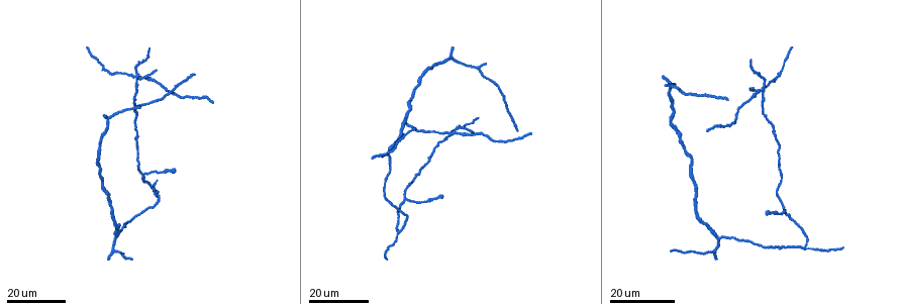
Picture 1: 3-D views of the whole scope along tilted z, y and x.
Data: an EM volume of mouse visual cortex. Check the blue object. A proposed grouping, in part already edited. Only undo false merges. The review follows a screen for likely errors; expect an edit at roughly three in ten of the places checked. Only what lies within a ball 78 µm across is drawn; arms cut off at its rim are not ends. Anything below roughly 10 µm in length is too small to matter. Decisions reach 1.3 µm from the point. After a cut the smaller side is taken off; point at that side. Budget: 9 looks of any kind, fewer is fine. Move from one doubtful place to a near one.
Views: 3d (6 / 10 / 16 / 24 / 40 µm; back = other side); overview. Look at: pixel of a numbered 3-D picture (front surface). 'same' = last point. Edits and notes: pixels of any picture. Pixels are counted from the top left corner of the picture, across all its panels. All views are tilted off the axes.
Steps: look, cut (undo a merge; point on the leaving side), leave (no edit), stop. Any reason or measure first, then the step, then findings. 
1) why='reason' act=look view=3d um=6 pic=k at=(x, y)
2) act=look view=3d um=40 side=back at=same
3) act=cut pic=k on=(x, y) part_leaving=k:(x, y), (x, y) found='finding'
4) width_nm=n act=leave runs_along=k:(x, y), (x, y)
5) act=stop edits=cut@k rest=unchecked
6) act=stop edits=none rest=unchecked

why='two arms in line, one across' act=look view=3d um=24 pic=1 at=(143, 174)

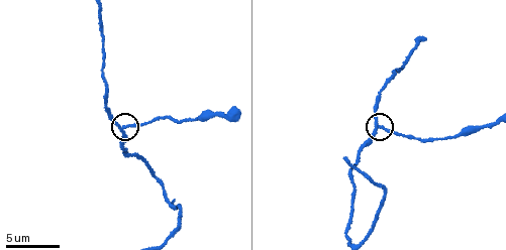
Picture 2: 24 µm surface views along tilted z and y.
act=look view=3d um=10 pic=2 at=(123, 127)

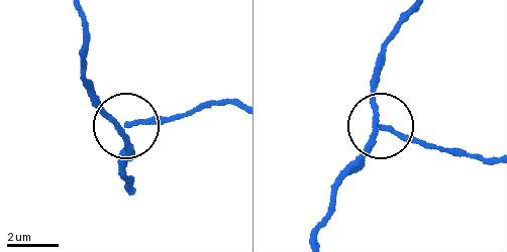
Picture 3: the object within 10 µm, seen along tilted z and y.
side_arm_um=15 act=cut pic=3 on=(162, 124) part_leaving=3:(124, 129), (231, 104) found='a second neuron is stuck on'

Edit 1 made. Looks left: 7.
why='thin arm on a thick one' act=look view=3d um=10 pic=2 at=(172, 205)

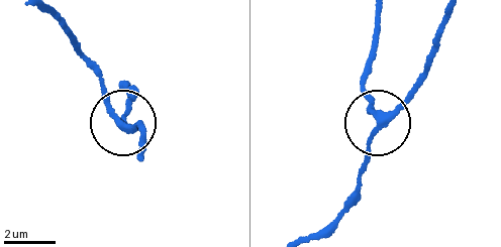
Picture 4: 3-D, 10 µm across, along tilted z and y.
width_nm=220 act=leave runs_along=4:(451, 14), (420, 86), (371, 140), (361, 196) found='all the same neuron'

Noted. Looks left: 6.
why='two arms in line, one across' act=look view=3d um=16 pic=1 at=(719, 237)

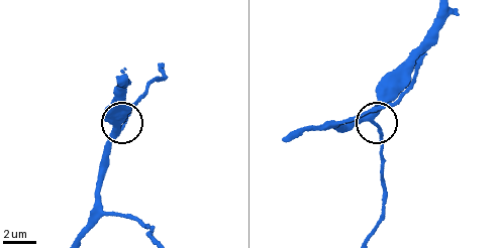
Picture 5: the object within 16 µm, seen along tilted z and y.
act=look view=3d um=10 pic=5 at=(114, 133)

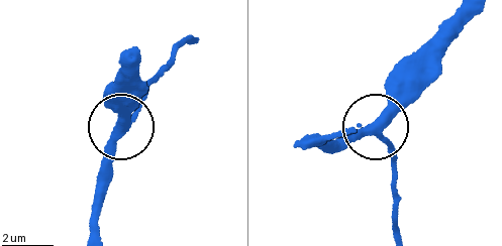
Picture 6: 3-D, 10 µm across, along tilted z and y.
act=look view=3d um=10 side=back pic=6 at=(120, 122)

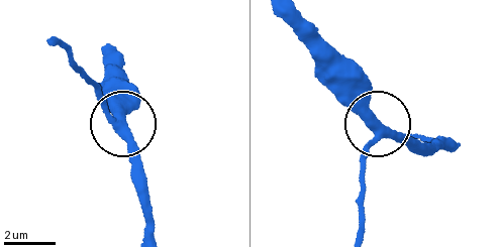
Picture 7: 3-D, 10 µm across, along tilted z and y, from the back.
arms=3 act=leave runs_along=7:(361, 234), (363, 160), (373, 133), (379, 128), (416, 152) found='one neuron here'

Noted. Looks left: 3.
why='four-way junction' act=look view=3d um=24 pic=1 at=(135, 77)

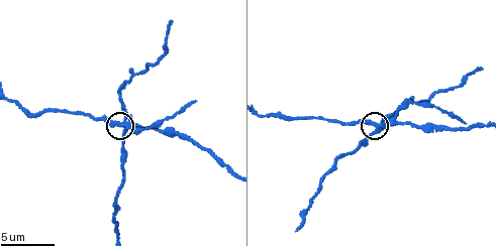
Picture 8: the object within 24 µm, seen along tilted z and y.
why='zoom in' act=look view=3d um=6 pic=8 at=(120, 124)

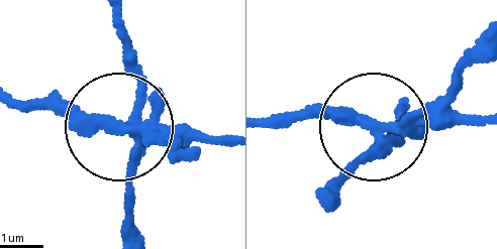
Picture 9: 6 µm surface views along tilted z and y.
arms=4 act=cut pic=9 on=(157, 143) part_leaving=9:(131, 130), (229, 141) found='a second neuron is stuck on'

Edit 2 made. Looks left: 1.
act=stop edits=cut@3,cut@9 rest=unchecked

